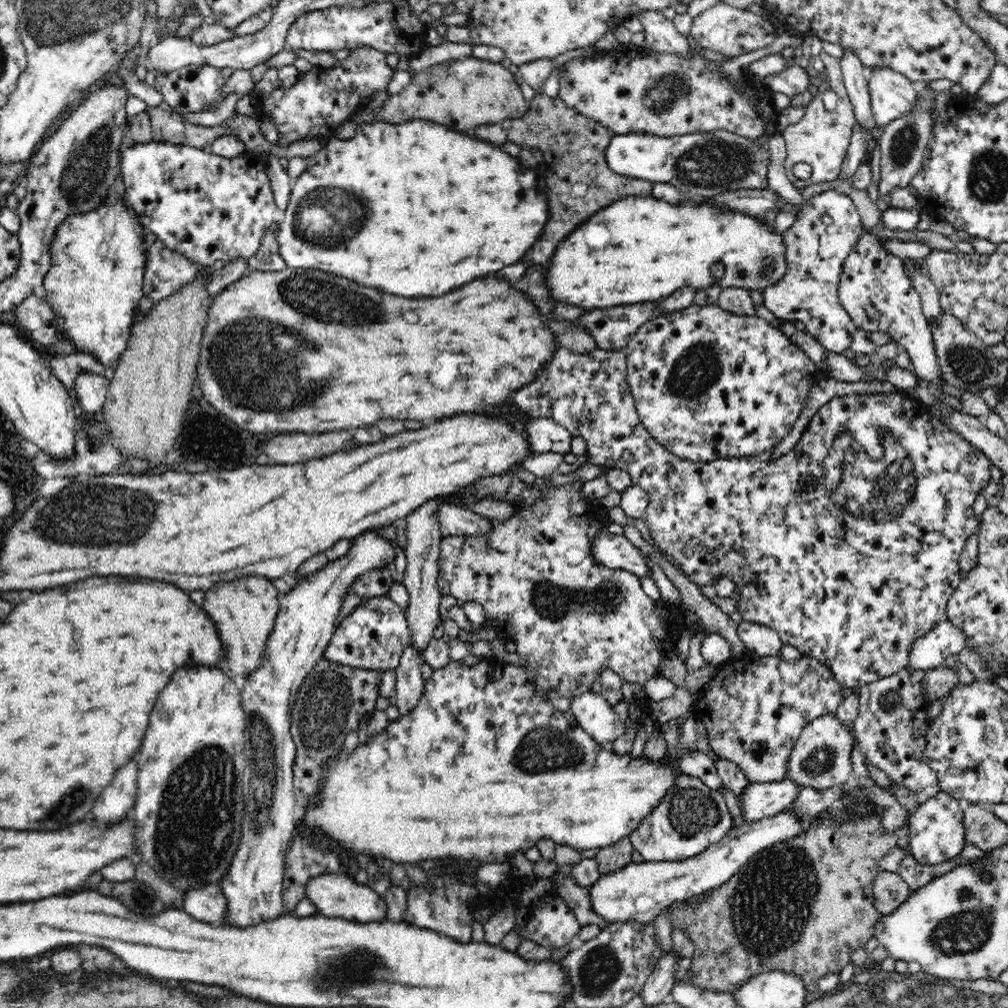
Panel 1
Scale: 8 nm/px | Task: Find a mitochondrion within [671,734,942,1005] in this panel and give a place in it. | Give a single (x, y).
(773, 904)

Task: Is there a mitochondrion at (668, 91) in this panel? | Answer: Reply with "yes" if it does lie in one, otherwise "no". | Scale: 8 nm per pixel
yes

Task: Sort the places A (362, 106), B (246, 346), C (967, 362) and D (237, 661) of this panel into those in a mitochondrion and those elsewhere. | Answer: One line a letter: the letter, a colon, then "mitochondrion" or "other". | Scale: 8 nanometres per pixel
A: other
B: mitochondrion
C: mitochondrion
D: other

